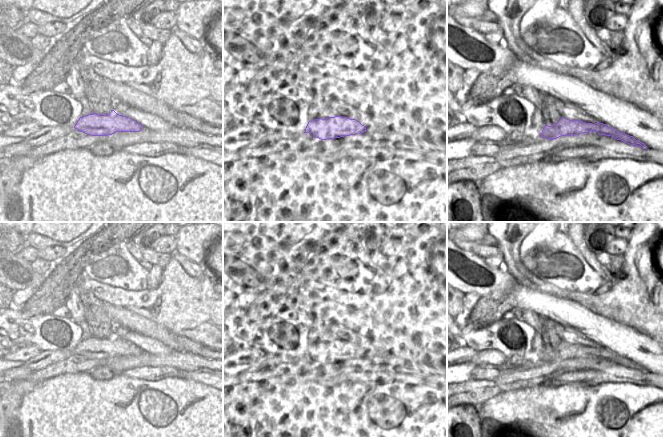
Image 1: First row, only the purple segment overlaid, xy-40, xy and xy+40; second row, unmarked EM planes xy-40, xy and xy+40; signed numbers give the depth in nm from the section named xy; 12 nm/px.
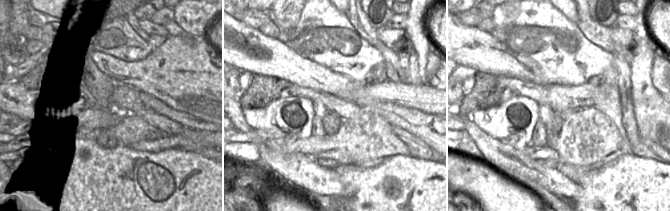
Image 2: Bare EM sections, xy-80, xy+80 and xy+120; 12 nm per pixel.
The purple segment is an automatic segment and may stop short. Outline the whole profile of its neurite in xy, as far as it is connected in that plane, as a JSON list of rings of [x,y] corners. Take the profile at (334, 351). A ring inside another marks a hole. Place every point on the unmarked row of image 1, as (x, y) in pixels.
[[[335,340],[328,343],[319,342],[309,345],[304,357],[309,357],[321,364],[327,364],[364,356],[366,356],[366,350],[359,345],[348,341]]]

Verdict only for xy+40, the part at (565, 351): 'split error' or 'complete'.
complete

